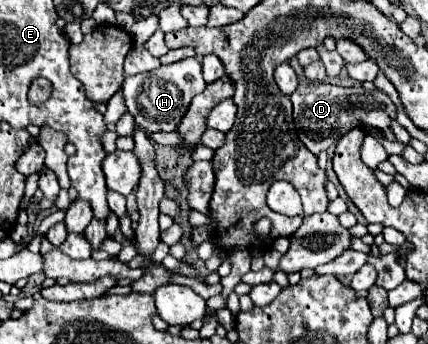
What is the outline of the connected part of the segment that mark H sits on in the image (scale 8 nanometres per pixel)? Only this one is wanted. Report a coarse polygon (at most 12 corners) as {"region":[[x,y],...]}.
{"region":[[186,58],[124,80],[128,112],[148,132],[174,132],[206,88]]}

